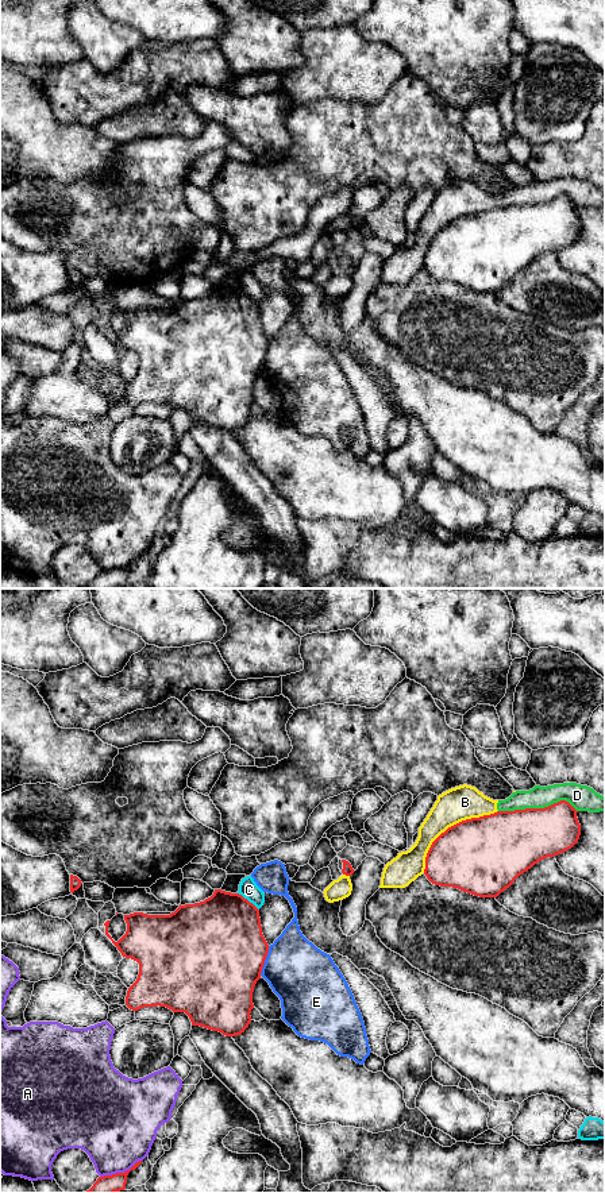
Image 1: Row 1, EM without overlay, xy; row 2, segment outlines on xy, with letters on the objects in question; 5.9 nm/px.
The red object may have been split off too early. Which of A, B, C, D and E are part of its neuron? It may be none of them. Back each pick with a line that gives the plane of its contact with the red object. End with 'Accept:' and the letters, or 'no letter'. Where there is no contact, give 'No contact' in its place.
Accept: no letter

